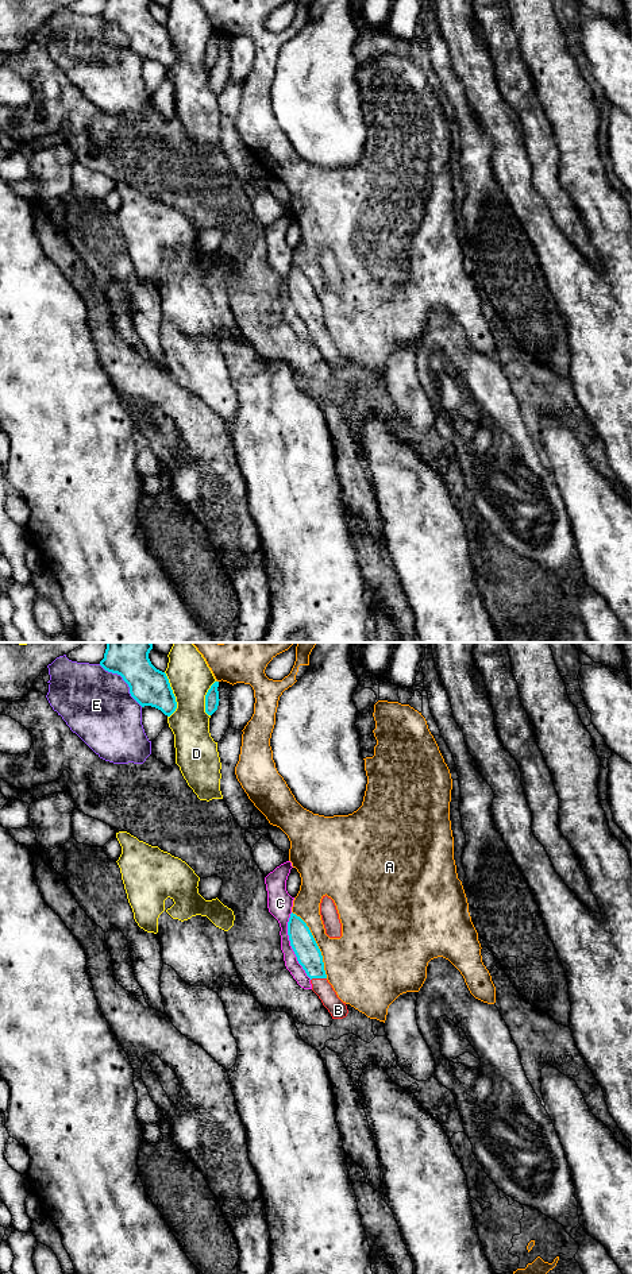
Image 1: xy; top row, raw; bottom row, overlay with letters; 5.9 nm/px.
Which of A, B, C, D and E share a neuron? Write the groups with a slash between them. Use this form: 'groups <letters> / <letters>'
groups A / B / C / D / E

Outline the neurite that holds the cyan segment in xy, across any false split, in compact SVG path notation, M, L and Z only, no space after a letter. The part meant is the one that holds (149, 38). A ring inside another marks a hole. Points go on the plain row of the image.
M107 0L100 18L117 26L130 39L131 49L142 58L151 58L170 69L177 54L165 24L157 22L149 5L153 0Z

